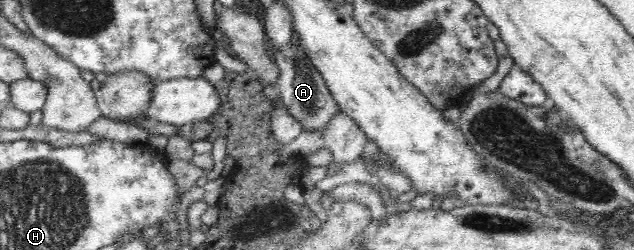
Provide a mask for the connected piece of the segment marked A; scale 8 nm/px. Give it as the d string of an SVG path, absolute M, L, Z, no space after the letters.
M294 40L288 41L275 50L275 59L280 67L279 95L289 114L302 122L304 132L324 130L324 126L330 122L332 116L336 116L340 112L340 108L322 75L306 53L304 43L297 41L294 45Z

